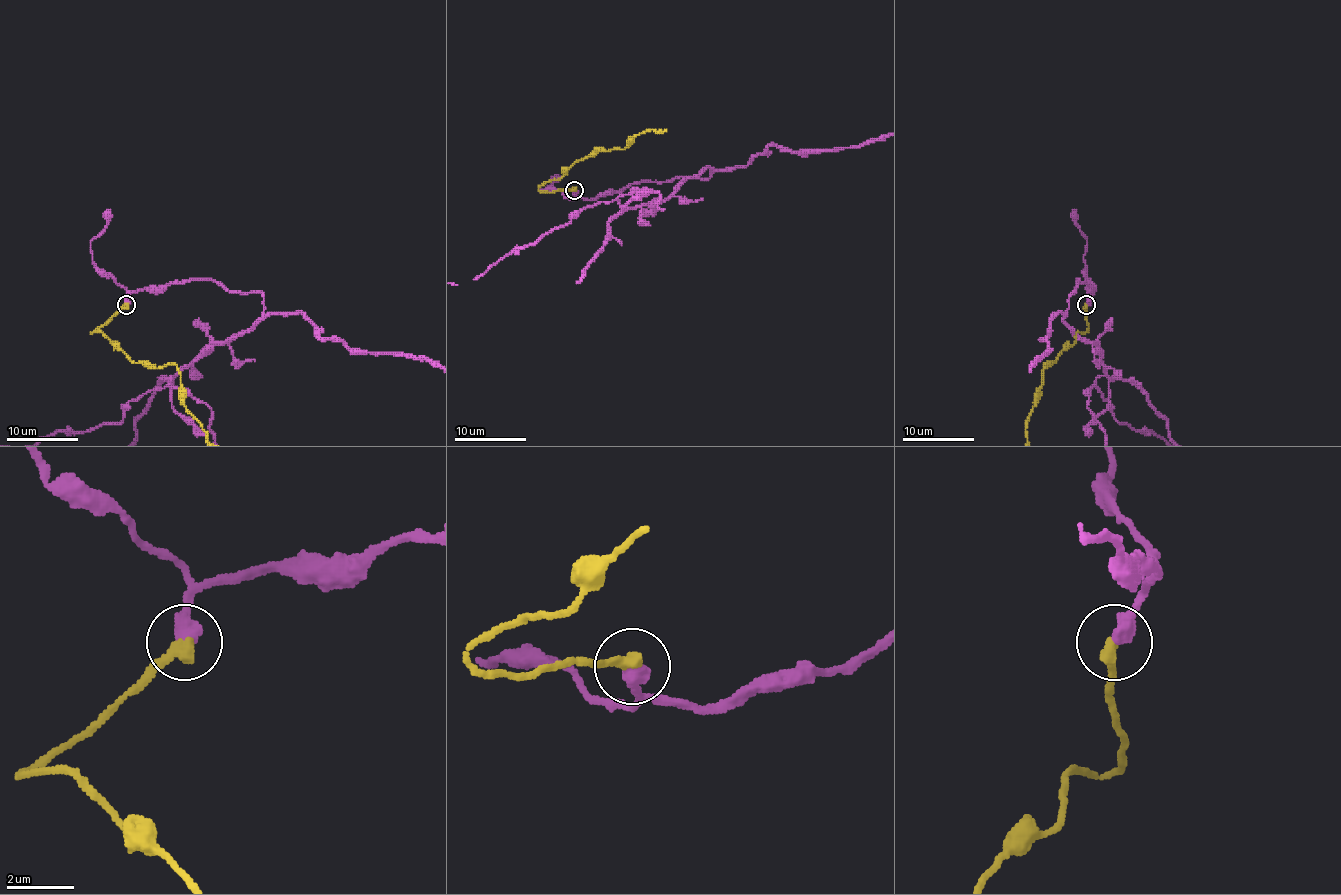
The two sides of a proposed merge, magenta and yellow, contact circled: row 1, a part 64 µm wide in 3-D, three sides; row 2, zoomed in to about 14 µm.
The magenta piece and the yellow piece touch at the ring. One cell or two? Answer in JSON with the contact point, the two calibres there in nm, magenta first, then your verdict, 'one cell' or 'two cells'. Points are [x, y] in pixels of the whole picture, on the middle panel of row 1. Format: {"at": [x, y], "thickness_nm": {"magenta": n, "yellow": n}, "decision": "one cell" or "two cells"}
{"at": [574, 190], "thickness_nm": {"magenta": 480, "yellow": 400}, "decision": "one cell"}

